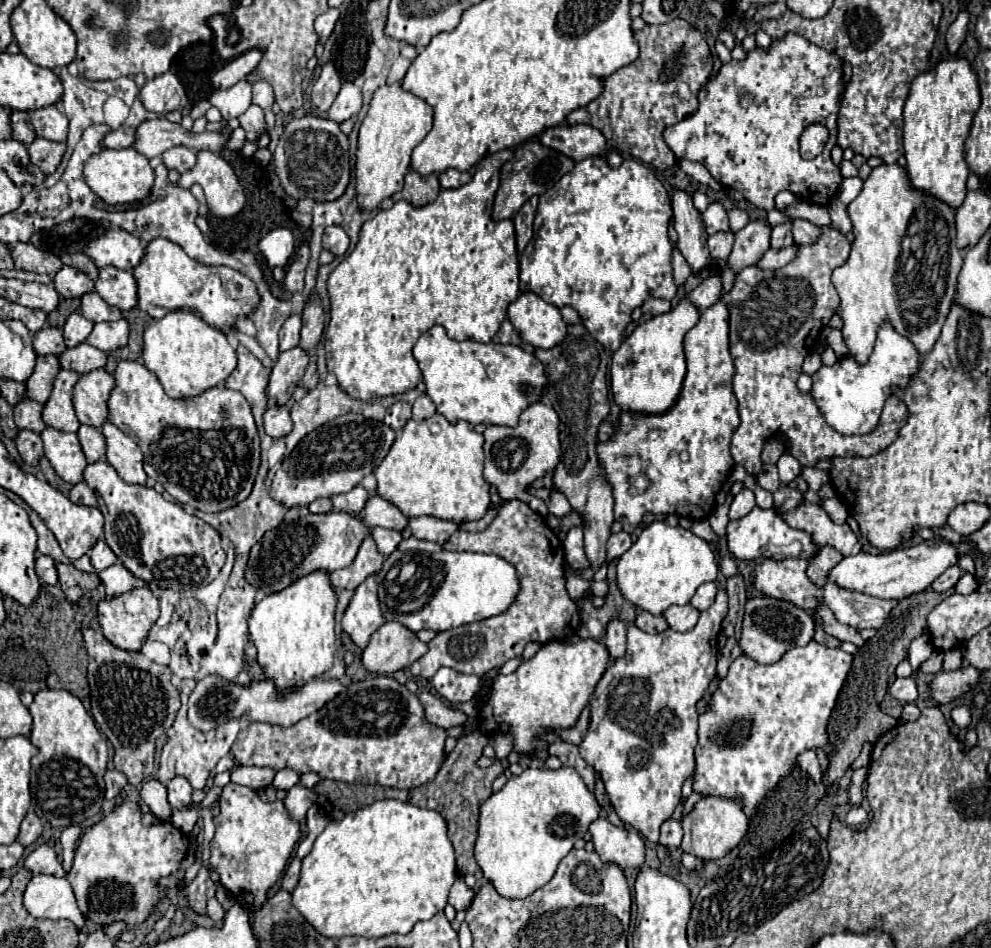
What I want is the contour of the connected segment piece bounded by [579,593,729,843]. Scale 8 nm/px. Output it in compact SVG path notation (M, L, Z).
M717 593L715 603L687 633L667 629L649 635L631 625L625 657L609 663L591 699L591 725L579 751L601 773L621 821L653 843L661 823L673 815L683 783L695 771L697 703L717 677L717 637L727 611L727 593Z

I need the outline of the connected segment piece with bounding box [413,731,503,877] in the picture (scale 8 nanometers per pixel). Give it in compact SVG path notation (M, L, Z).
M471 731L471 733L463 735L461 739L457 739L453 753L447 755L449 759L443 761L435 779L413 789L413 805L423 807L423 809L435 809L445 817L447 829L449 829L449 839L455 847L457 869L459 869L461 877L467 875L467 873L475 873L479 869L477 863L475 863L475 857L473 857L473 845L475 845L475 839L477 839L479 805L491 795L493 779L503 773L503 767L501 767L499 761L495 761L487 769L481 769L477 765L485 745L487 745L487 735L481 733L481 731Z

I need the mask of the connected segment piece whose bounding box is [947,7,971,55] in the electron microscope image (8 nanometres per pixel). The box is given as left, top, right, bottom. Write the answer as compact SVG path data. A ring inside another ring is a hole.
M963 7L963 9L961 9L961 13L959 13L959 17L951 23L951 27L949 27L949 31L947 31L947 47L949 47L949 53L951 53L951 55L959 53L961 45L965 43L969 17L971 17L969 9L967 9L967 7Z

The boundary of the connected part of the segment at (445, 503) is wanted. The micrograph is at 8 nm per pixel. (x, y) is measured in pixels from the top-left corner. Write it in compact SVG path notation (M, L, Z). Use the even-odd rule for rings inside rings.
M439 413L423 421L411 419L375 469L377 495L397 505L407 517L431 515L449 521L475 521L489 507L489 483L483 477L483 467L483 435L467 421L451 425Z

